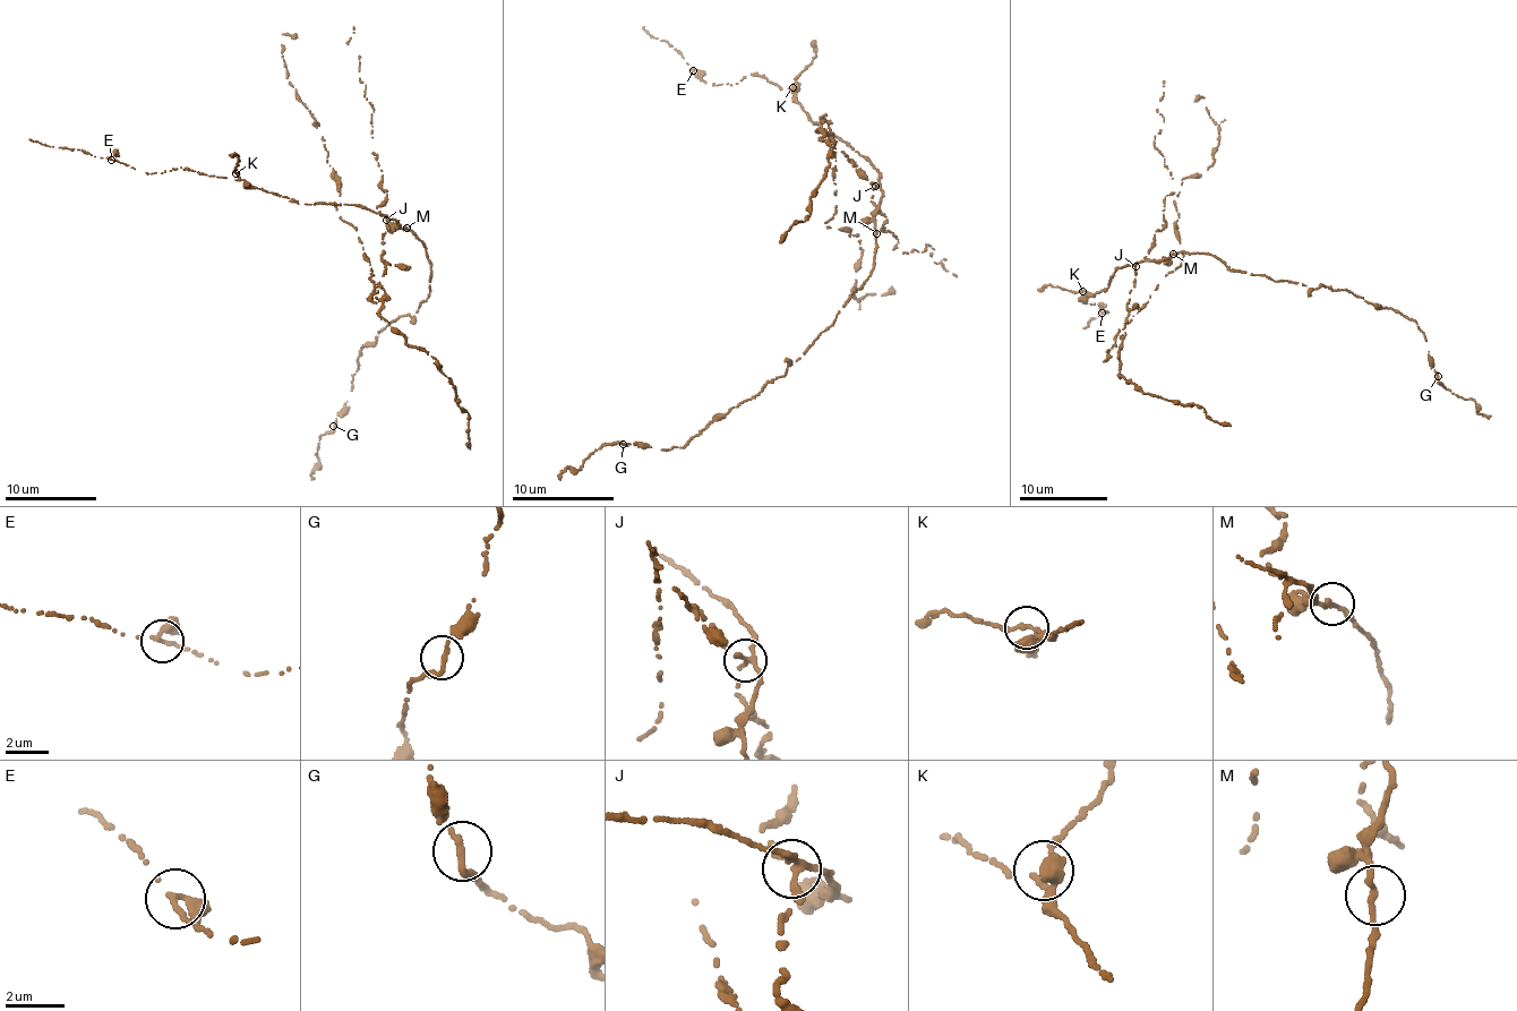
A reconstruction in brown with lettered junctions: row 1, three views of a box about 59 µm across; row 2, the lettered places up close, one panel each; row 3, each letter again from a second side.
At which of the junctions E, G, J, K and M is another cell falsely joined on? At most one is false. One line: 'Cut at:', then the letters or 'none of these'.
Cut at: J

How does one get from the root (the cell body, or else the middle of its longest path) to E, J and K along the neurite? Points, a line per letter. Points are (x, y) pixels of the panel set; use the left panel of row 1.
E: (383, 239), (387, 217), (360, 206), (298, 204), (240, 180), (203, 174), (181, 166), (148, 173), (111, 160)
J: (383, 239), (386, 219)
K: (383, 239), (387, 217), (382, 214), (360, 206), (298, 204), (289, 197), (255, 188), (236, 173)

